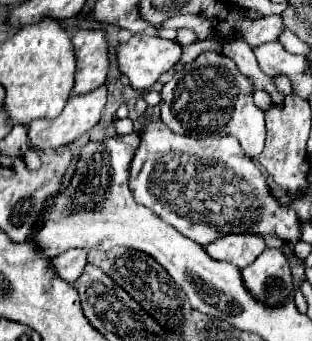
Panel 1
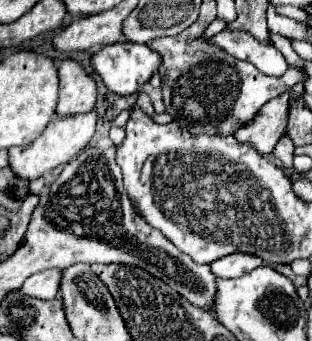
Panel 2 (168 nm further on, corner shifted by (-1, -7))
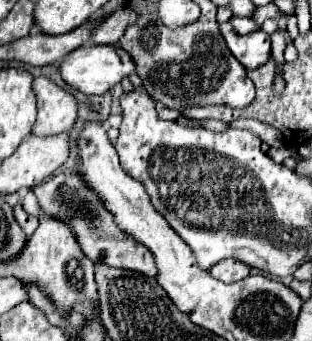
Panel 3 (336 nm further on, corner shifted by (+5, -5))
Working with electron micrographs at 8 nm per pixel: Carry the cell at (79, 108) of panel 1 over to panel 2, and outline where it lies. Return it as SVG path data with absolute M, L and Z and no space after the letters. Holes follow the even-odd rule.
M94 110L88 114L70 116L70 118L56 118L56 120L48 122L48 128L32 144L28 144L24 148L8 148L8 166L14 172L14 176L18 176L22 180L36 180L36 178L44 176L46 172L58 168L60 164L70 162L90 142L94 130L96 130L96 112Z

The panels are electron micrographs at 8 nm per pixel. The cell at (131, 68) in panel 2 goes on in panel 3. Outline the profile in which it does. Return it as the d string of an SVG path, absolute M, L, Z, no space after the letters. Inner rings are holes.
M114 44L80 46L78 50L70 52L68 58L60 64L62 78L84 94L106 94L114 84L122 82L122 78L130 76L134 70L136 70L136 64L132 56L122 46L114 46Z

